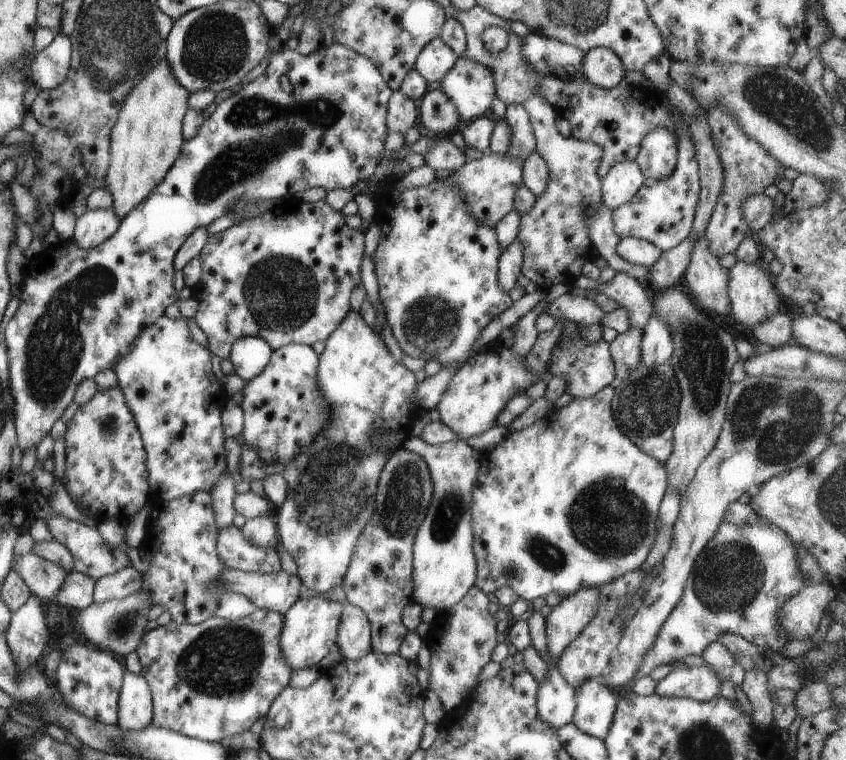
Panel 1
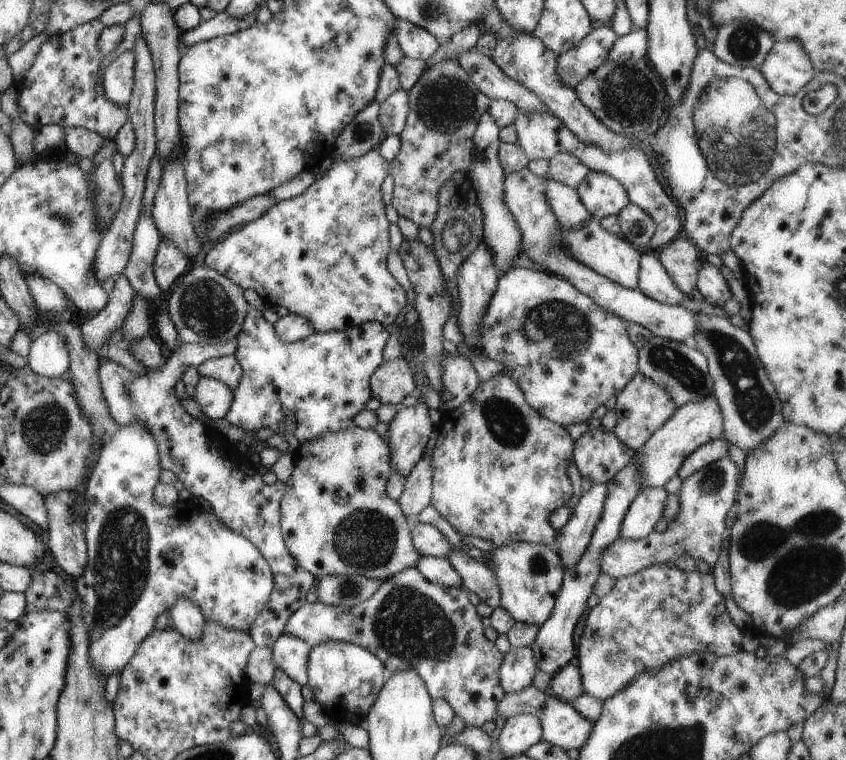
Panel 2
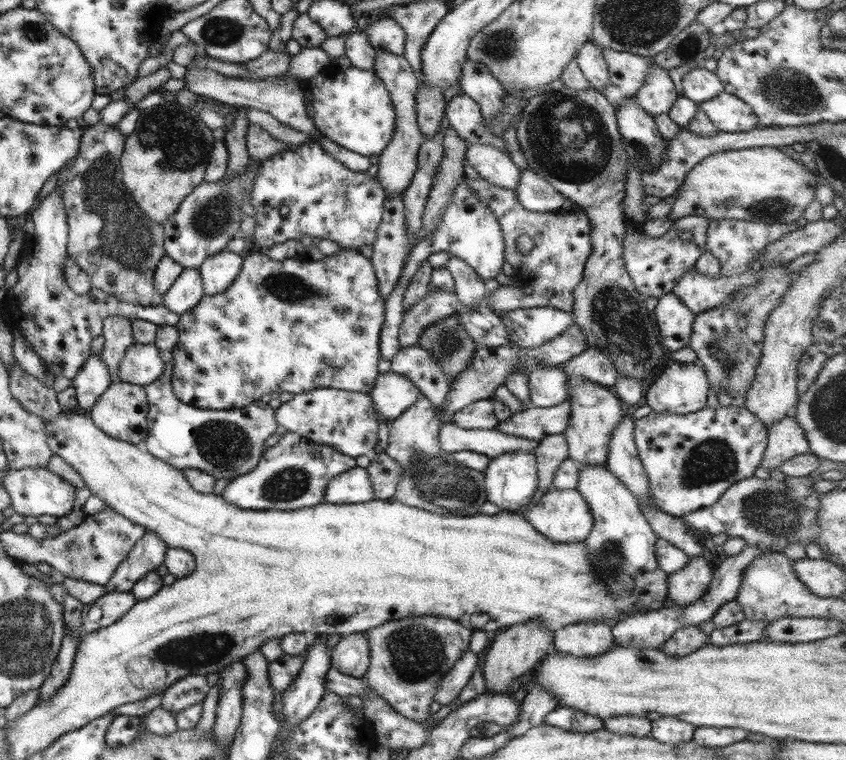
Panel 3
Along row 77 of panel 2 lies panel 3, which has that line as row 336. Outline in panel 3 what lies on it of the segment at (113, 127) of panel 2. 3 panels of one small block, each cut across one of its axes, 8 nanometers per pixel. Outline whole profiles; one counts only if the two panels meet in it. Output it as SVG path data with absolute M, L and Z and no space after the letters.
M55 188L28 217L33 222L33 232L26 234L21 260L13 269L17 281L11 287L11 298L17 304L20 321L15 328L33 347L33 350L45 369L54 378L59 376L70 381L91 355L89 342L101 336L102 322L105 317L119 316L129 319L144 320L154 325L174 326L179 315L167 310L163 305L141 306L135 303L119 301L113 295L91 286L83 295L75 294L65 282L63 261L67 259L66 243L68 240L68 224L65 218L65 207L59 197L59 189Z

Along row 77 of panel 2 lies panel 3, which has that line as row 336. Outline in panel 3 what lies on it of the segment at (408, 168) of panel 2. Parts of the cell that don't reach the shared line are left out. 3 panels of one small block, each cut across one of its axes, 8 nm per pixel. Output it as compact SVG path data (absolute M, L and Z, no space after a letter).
M454 315L425 326L415 345L433 355L437 367L450 378L450 385L456 374L467 367L477 349L477 344Z

